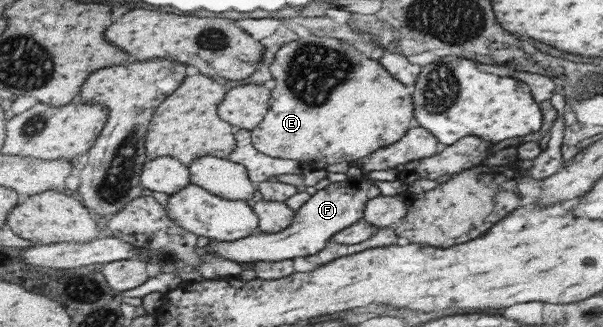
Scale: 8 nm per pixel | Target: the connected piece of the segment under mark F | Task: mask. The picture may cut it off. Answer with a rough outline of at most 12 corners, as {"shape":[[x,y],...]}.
{"shape":[[362,176],[315,191],[273,234],[208,240],[201,251],[237,263],[320,252],[360,221],[378,188]]}

